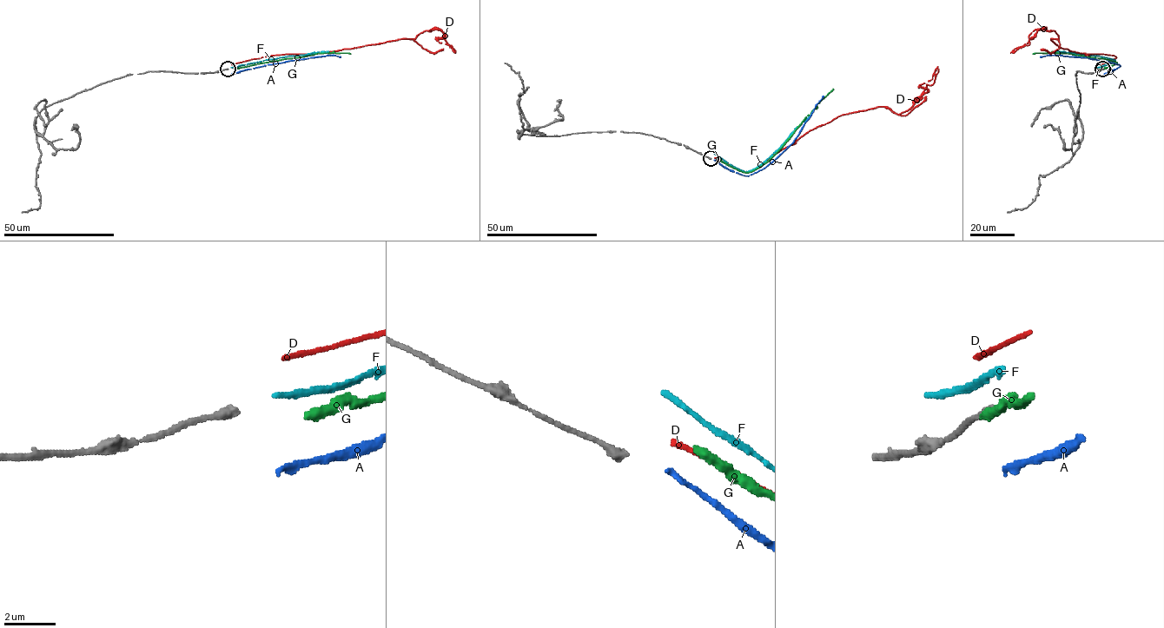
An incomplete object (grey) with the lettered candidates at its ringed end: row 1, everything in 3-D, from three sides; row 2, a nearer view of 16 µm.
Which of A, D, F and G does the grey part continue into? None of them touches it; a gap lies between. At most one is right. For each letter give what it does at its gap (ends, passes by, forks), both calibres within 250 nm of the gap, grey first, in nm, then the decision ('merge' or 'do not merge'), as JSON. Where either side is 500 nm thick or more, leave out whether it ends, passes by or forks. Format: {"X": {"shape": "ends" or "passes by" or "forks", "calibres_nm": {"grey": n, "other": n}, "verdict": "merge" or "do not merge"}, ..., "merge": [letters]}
{"A": {"shape": "ends", "calibres_nm": {"grey": 360, "other": 200}, "verdict": "do not merge"}, "D": {"shape": "ends", "calibres_nm": {"grey": 360, "other": 180}, "verdict": "do not merge"}, "F": {"shape": "ends", "calibres_nm": {"grey": 360, "other": 240}, "verdict": "do not merge"}, "G": {"shape": "ends", "calibres_nm": {"grey": 360, "other": 360}, "verdict": "do not merge"}, "merge": []}

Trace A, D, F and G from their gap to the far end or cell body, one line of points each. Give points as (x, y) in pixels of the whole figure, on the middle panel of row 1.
A: (714, 160), (744, 175), (764, 168), (794, 141), (823, 95)
D: (714, 158), (752, 170), (838, 116), (878, 107), (901, 114), (933, 84), (937, 69), (928, 81)
F: (714, 154), (743, 170), (754, 168), (811, 113)
G: (717, 158), (744, 172), (760, 167), (781, 148), (833, 89)

